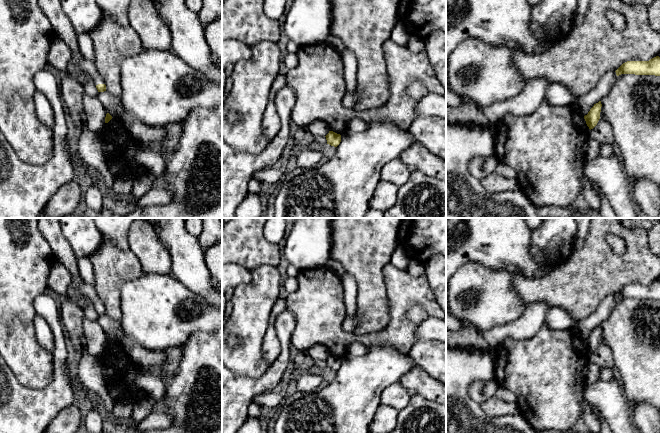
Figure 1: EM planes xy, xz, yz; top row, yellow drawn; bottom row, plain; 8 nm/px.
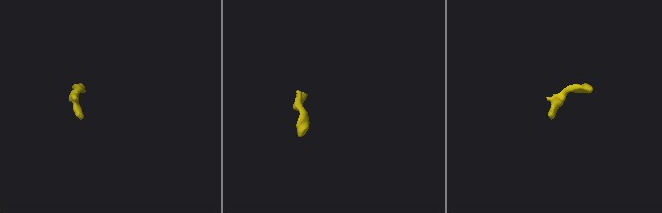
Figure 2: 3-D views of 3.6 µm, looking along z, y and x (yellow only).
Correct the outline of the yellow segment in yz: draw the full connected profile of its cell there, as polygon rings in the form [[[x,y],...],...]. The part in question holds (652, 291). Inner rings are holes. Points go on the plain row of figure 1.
[[[656,280],[649,285],[627,285],[615,296],[617,300],[621,298],[660,300],[660,281]]]

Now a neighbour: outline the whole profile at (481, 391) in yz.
[[[496,379],[477,381],[469,387],[469,394],[475,402],[481,405],[495,397],[498,386]]]

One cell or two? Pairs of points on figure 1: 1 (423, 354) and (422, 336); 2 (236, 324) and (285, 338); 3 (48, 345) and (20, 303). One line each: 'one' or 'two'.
1: two
2: two
3: two

